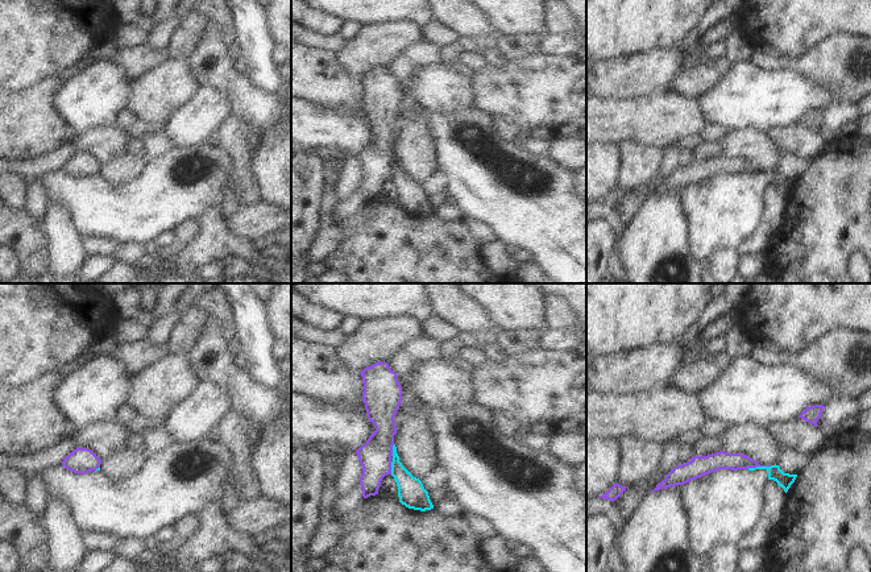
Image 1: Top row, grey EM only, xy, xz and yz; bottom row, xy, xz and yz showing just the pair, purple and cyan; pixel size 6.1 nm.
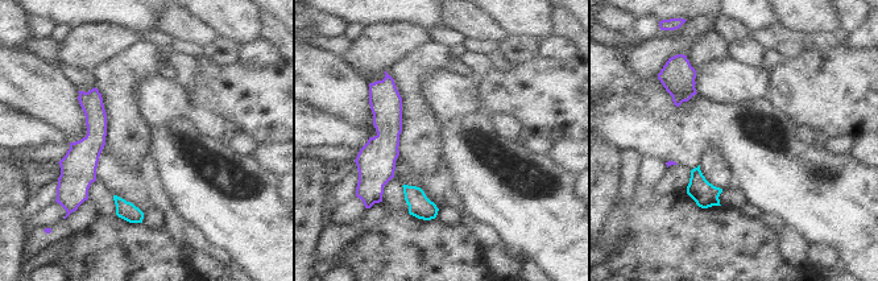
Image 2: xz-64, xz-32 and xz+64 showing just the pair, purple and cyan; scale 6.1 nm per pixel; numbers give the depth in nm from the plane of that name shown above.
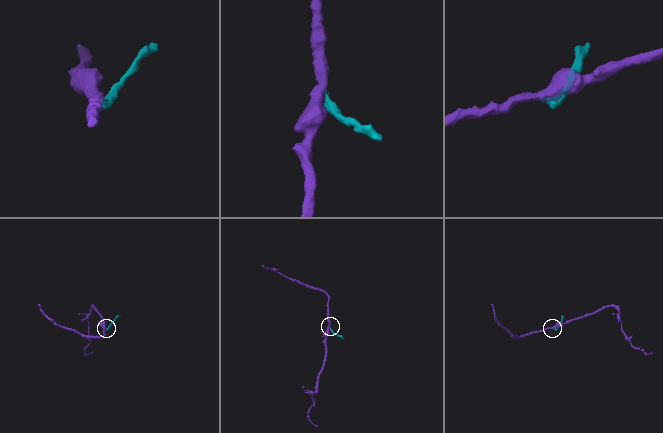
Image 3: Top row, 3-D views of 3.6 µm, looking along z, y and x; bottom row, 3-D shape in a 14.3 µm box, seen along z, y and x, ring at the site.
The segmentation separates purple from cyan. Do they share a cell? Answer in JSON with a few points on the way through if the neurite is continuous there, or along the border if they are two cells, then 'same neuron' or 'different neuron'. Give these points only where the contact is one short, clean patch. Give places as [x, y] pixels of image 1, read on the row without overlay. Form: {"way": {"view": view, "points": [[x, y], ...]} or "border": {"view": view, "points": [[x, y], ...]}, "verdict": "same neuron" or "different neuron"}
{"border": {"view": "yz", "points": [[771, 170], [747, 173]]}, "verdict": "different neuron"}

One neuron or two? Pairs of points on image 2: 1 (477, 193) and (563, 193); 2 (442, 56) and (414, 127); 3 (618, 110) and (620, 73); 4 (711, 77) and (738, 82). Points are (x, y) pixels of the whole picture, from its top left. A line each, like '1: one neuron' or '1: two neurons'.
1: one neuron
2: one neuron
3: two neurons
4: one neuron

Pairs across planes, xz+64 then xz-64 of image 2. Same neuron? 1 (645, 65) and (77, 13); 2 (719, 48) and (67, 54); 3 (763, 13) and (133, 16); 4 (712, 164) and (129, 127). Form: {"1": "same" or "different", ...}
{"1": "different", "2": "different", "3": "different", "4": "same"}

